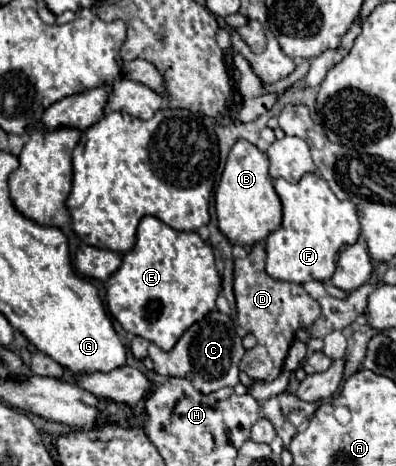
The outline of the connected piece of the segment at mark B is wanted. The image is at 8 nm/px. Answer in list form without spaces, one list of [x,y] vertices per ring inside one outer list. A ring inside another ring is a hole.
[[[238,141],[226,161],[220,183],[214,193],[218,229],[230,243],[236,245],[254,245],[266,239],[282,223],[282,205],[272,187],[272,177],[268,175],[268,159],[256,145],[248,141]]]

